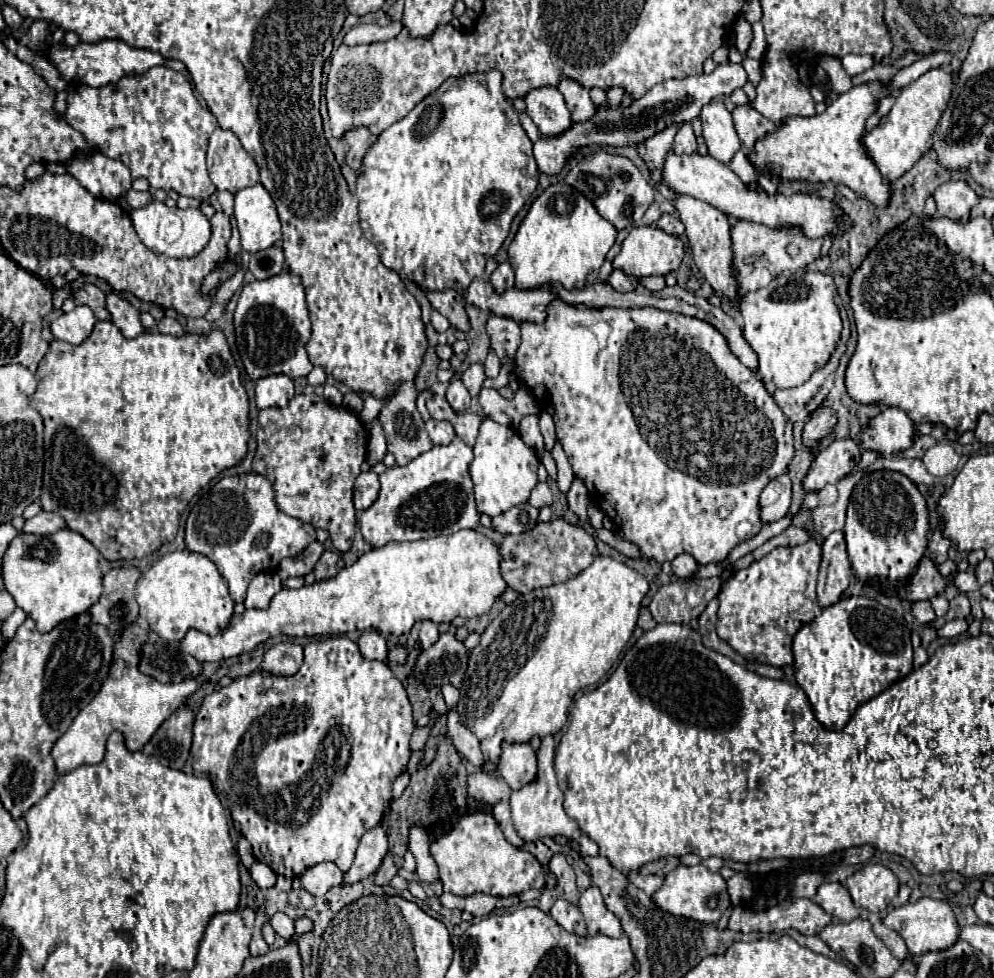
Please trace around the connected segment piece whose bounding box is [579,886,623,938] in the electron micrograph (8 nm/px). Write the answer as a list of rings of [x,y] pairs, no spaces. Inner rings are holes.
[[[589,886],[579,898],[579,910],[587,922],[589,936],[605,934],[611,938],[619,938],[623,934],[619,918],[605,906],[603,896],[597,886]]]

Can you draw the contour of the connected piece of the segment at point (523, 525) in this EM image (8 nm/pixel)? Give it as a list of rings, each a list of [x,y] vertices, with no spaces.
[[[529,502],[521,506],[513,506],[511,510],[491,518],[493,530],[499,534],[521,534],[525,530],[531,530],[537,524],[537,514],[539,510],[533,508]]]

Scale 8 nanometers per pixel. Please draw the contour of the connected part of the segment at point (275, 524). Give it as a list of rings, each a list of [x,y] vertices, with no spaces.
[[[261,474],[225,476],[191,508],[185,524],[185,544],[207,556],[225,578],[233,602],[243,602],[253,576],[275,572],[281,558],[297,556],[315,540],[315,528],[281,512],[273,502],[273,486]]]

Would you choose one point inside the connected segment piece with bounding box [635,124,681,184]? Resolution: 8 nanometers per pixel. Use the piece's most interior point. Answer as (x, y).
(654, 150)

